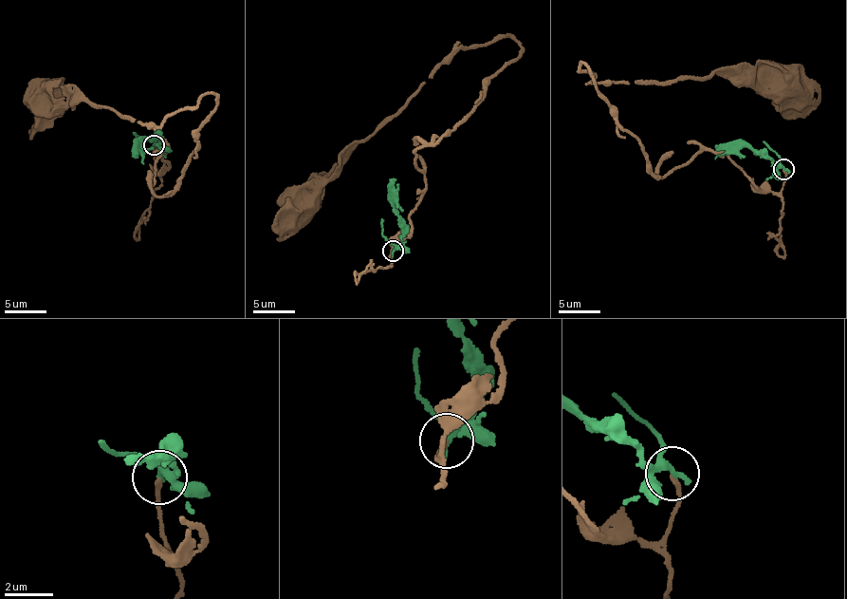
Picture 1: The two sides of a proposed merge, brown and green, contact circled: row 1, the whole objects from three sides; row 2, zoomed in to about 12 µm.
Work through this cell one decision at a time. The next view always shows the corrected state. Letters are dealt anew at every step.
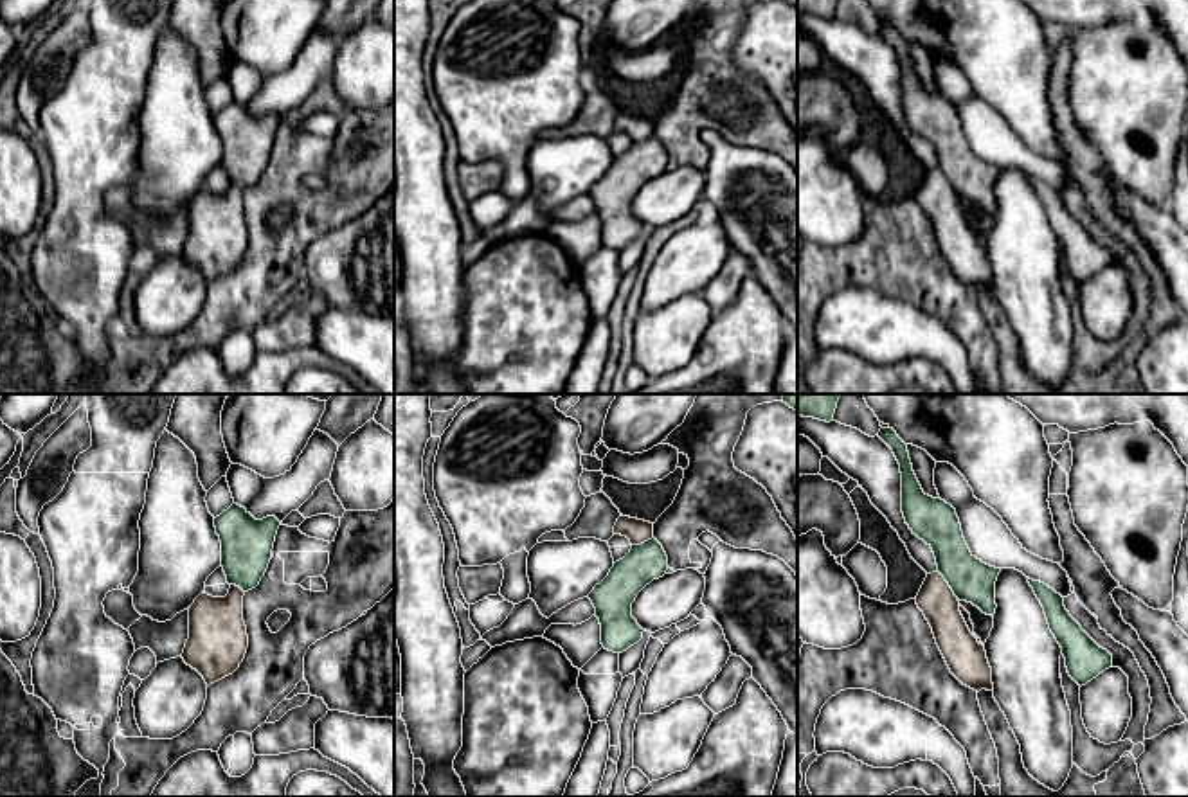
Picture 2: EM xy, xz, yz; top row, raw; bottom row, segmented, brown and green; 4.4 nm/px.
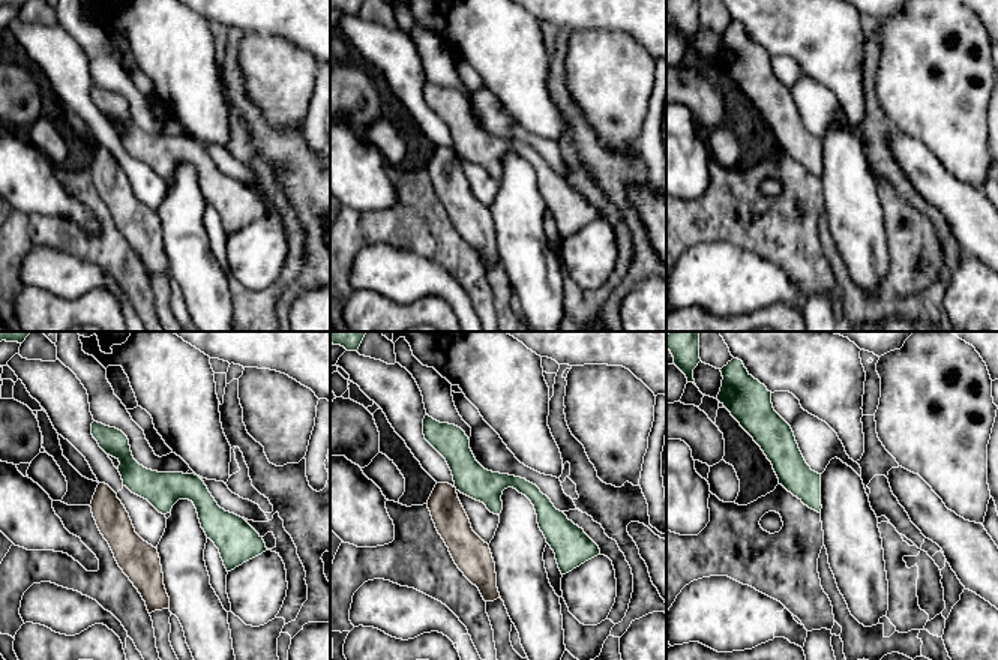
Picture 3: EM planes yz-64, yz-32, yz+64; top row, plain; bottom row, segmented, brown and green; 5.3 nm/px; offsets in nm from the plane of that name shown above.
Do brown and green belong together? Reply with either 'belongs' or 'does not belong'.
belongs

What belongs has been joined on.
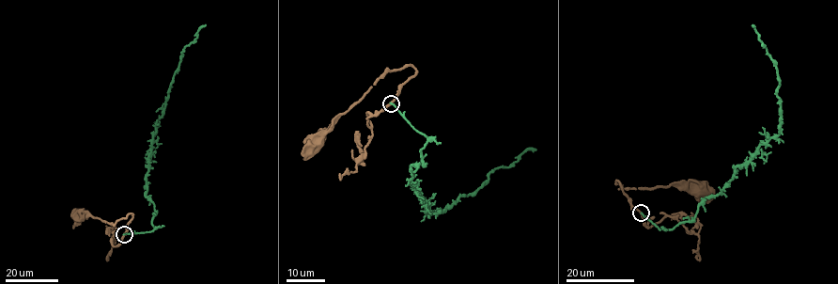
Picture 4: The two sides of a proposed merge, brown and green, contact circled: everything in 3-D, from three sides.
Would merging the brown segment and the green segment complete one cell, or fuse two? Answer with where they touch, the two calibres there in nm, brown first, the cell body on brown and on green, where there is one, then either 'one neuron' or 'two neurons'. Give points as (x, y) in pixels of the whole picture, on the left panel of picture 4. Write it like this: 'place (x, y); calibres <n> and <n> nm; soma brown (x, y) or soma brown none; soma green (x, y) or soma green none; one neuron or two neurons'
place (124, 234); calibres 240 and 200 nm; soma brown (77, 216); soma green none; two neurons

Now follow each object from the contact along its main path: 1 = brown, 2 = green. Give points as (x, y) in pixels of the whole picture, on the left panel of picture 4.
1: (124, 234), (132, 218), (131, 213), (113, 224), (88, 213), (82, 218), (77, 215)
2: (124, 234), (155, 228), (151, 222), (154, 204), (145, 196), (152, 138), (183, 48), (206, 24)

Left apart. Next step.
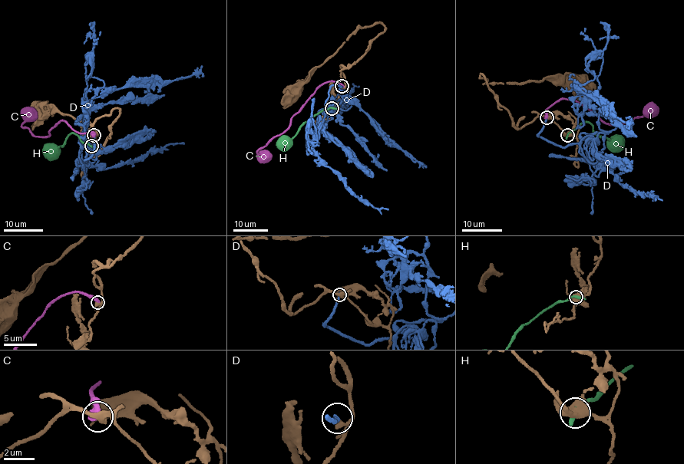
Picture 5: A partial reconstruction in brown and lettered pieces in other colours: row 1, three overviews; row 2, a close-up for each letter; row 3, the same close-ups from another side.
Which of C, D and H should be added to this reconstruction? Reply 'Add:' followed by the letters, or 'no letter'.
Add: no letter

